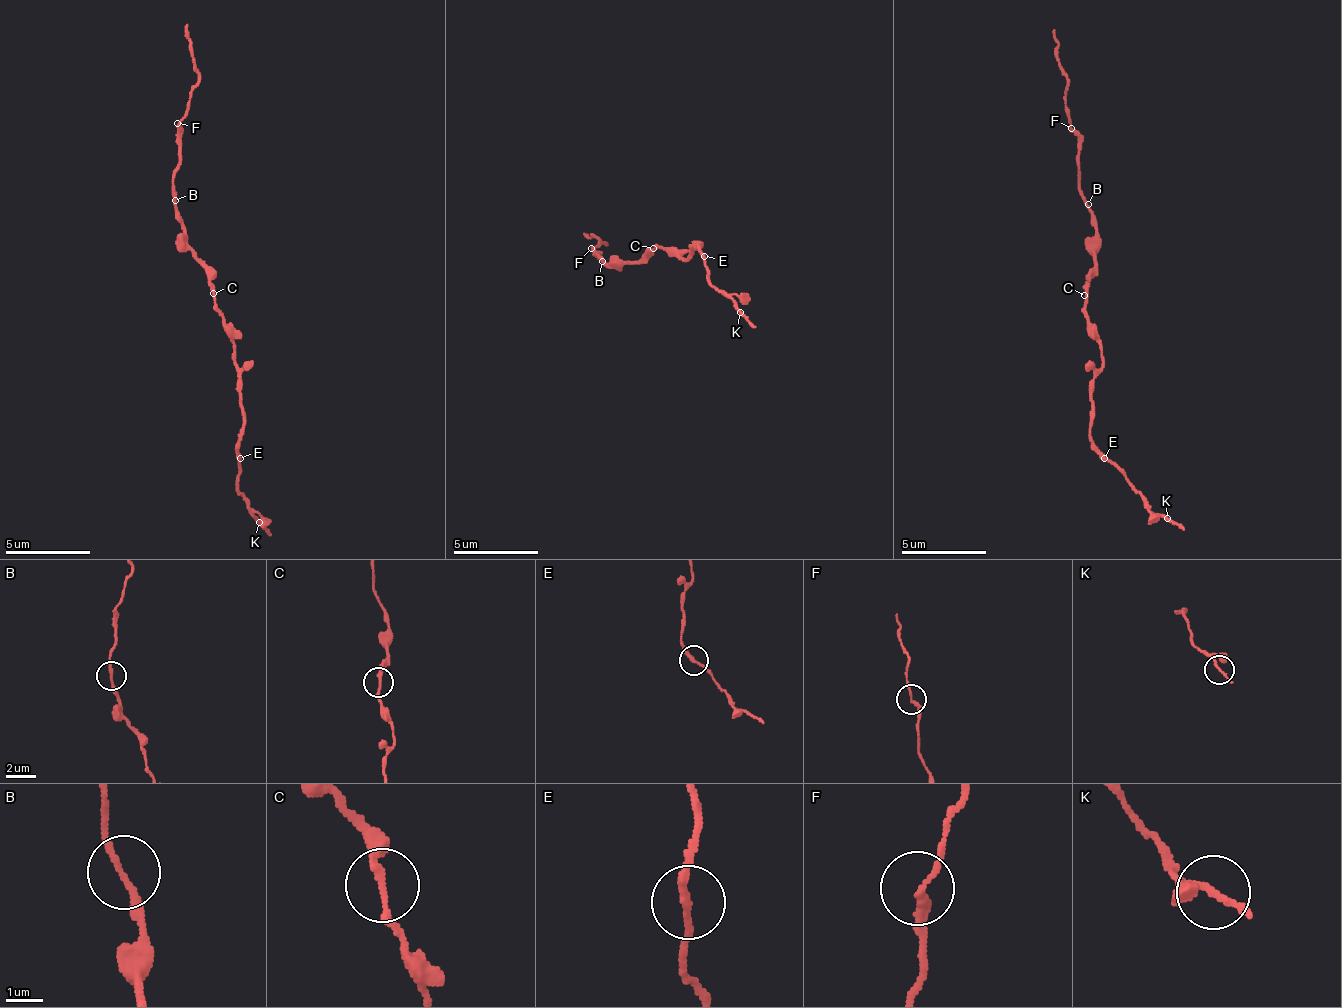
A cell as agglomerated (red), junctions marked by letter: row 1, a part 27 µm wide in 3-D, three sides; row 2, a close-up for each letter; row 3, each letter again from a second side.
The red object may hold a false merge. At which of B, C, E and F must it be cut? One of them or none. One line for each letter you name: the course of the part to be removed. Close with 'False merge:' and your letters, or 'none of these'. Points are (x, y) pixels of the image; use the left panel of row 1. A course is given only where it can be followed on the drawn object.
False merge: none of these

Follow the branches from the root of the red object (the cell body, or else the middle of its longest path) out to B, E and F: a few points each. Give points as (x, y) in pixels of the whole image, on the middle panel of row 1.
B: (653, 252), (645, 253), (635, 262), (607, 265), (602, 261)
E: (653, 252), (660, 247), (664, 251), (671, 250), (681, 258), (703, 241), (699, 245), (705, 257)
F: (653, 252), (645, 253), (635, 262), (607, 265), (593, 254), (601, 254), (597, 256), (591, 248)

